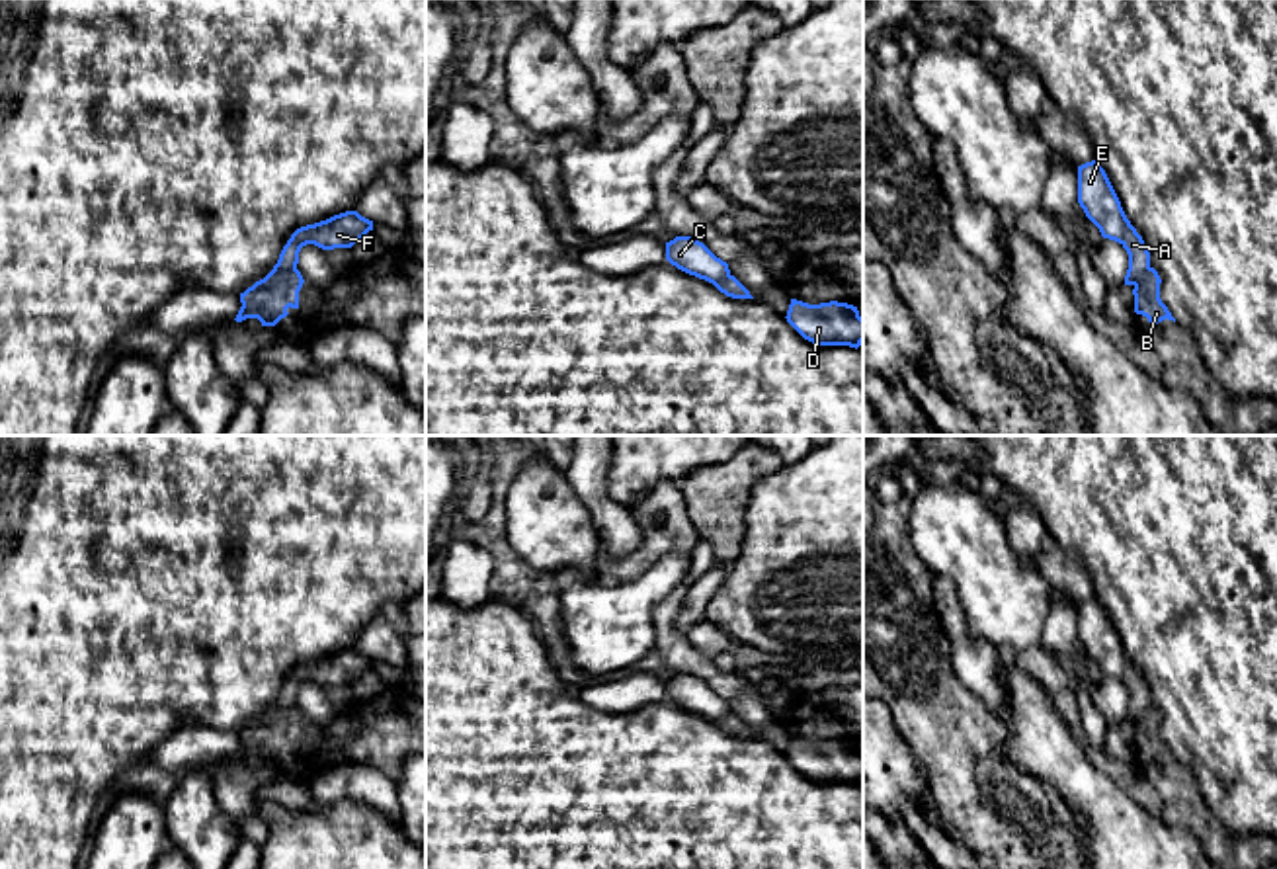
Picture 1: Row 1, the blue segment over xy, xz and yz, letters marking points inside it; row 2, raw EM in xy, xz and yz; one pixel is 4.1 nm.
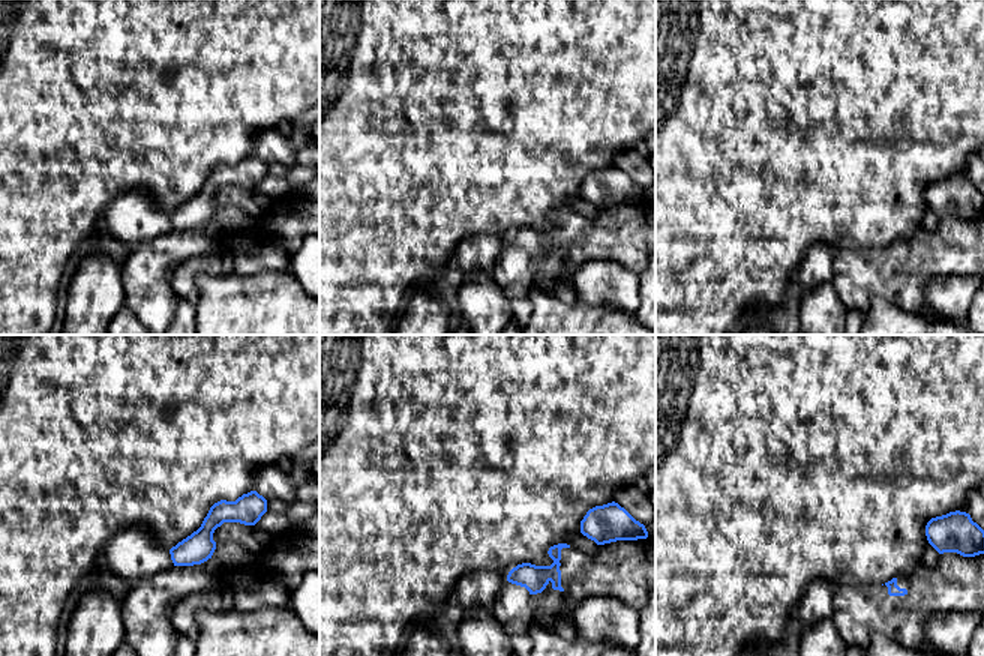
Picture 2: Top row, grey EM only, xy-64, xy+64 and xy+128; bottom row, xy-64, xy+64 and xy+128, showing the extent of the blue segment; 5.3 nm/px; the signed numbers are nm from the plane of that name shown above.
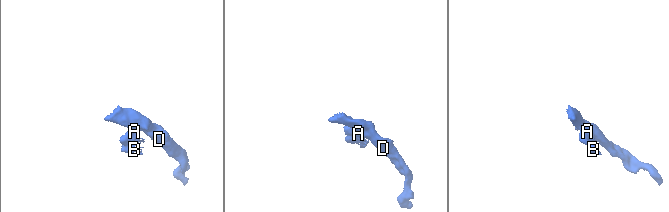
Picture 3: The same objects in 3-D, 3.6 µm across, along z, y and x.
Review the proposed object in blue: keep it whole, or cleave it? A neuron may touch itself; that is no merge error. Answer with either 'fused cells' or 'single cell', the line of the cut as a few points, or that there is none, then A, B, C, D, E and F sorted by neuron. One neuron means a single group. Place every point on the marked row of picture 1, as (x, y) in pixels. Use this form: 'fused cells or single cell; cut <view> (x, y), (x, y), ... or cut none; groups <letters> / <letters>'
fused cells; cut xy (295, 266), (272, 282), (248, 289); groups A C D E F / B

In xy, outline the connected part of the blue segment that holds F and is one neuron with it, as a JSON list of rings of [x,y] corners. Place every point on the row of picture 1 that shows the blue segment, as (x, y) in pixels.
[[[346,211],[334,215],[326,221],[307,225],[297,228],[287,244],[283,246],[273,269],[260,281],[256,281],[250,291],[264,287],[279,279],[283,273],[291,271],[299,264],[299,252],[307,244],[314,244],[322,250],[351,248],[369,230],[373,230],[373,221],[361,217],[357,211]]]

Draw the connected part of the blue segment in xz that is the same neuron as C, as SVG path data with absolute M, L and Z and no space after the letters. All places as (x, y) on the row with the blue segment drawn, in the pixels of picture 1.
M676 236L666 242L666 260L678 269L713 285L730 275L728 264L691 236Z

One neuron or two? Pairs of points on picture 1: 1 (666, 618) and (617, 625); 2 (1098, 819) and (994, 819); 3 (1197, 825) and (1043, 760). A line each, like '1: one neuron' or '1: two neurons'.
1: two neurons
2: two neurons
3: two neurons

